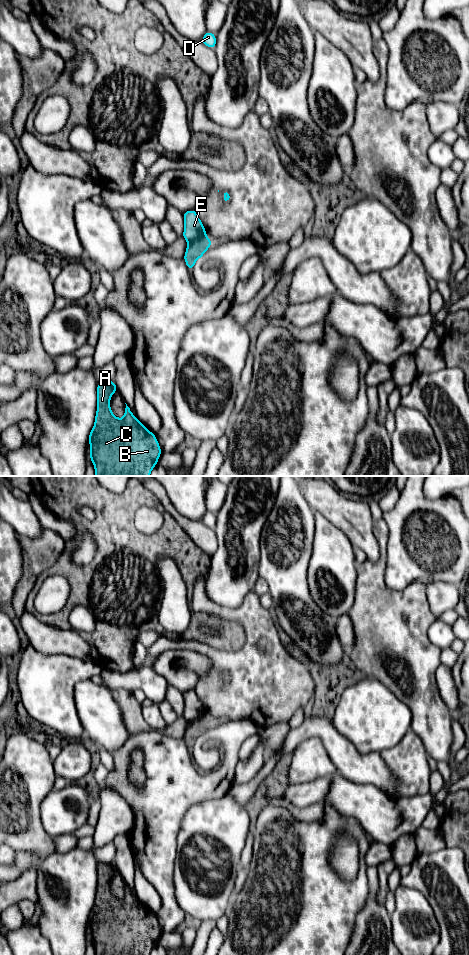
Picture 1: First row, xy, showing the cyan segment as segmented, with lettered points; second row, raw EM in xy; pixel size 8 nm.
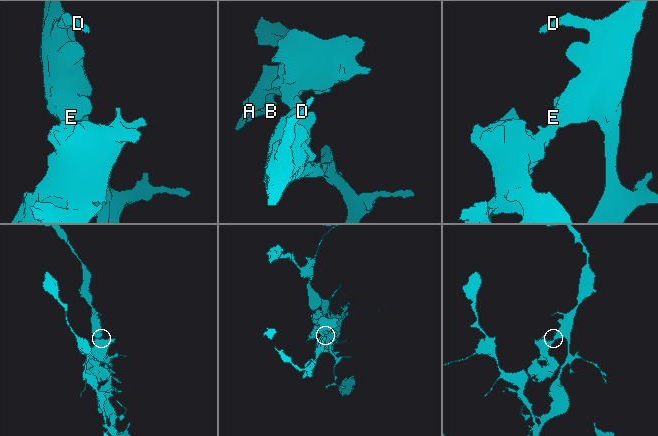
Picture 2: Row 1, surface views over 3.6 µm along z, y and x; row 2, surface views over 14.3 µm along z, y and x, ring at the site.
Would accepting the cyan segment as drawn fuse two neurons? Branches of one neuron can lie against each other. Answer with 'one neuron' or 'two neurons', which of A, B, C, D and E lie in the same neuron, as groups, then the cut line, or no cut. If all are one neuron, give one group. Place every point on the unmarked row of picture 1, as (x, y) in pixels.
two neurons | A B C / D E | xy (206, 716), (199, 717), (188, 723)

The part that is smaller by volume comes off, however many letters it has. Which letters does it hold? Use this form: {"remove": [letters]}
{"remove": ["A", "B", "C"]}

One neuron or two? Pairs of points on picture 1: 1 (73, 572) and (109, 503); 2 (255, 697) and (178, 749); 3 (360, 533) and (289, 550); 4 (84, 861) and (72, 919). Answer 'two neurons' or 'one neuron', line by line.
1: one neuron
2: two neurons
3: two neurons
4: one neuron

